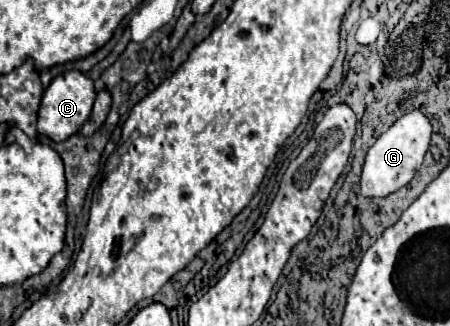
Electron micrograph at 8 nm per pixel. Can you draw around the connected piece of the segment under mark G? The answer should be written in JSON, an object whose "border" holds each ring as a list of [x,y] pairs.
{"border":[[[412,110],[402,118],[398,118],[388,128],[388,132],[384,132],[366,152],[362,178],[360,178],[360,194],[366,198],[384,198],[406,186],[424,162],[424,154],[430,146],[430,136],[432,136],[432,126],[422,112]]]}

